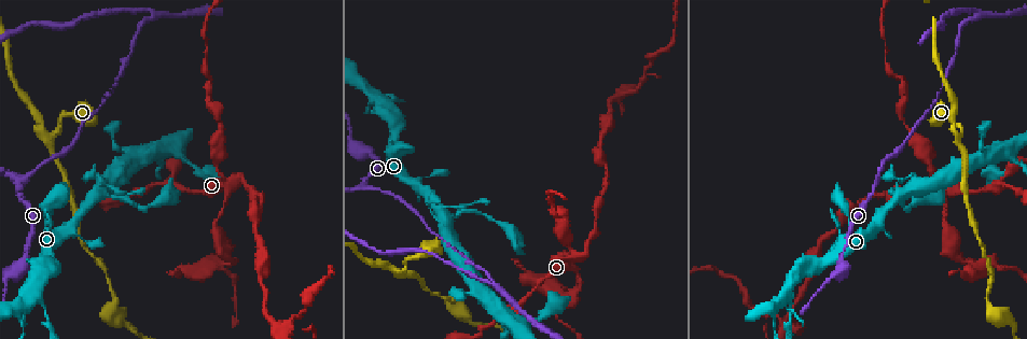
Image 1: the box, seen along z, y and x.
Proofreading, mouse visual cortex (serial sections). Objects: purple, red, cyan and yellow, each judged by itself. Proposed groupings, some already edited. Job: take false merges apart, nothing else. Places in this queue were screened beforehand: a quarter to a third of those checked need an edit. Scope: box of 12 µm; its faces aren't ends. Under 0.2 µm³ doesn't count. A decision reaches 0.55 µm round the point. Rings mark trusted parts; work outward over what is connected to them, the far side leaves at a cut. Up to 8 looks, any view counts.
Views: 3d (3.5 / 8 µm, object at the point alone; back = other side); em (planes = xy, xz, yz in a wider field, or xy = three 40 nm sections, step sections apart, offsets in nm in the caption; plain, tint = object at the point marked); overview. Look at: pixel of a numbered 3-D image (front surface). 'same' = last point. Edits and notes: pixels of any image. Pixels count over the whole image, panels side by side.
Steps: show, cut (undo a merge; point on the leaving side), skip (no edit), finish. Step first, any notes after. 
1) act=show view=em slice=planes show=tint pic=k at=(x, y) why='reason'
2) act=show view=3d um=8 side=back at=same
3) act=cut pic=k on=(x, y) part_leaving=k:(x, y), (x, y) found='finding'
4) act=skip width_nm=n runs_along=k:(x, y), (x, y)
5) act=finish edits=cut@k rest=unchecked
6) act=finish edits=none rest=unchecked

act=show view=3d um=3.5 pic=1 at=(52, 136) why='three-way junction'

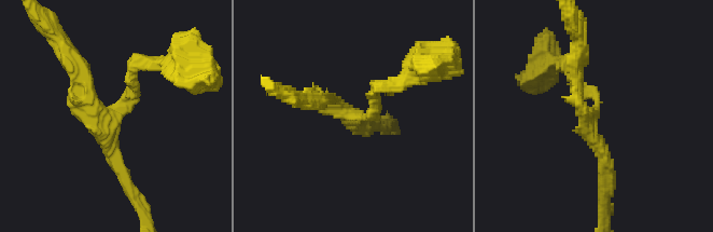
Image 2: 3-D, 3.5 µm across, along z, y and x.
act=show view=em slice=planes show=tint pic=2 at=(348, 110) arms=3 arm_widths_nm=150,200,200

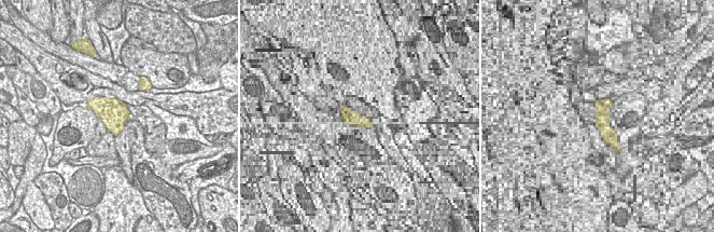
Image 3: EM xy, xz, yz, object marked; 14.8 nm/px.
act=skip runs_along=2:(569, 68), (596, 98), (590, 135), (604, 181) found='all the same cell'

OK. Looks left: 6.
act=show view=3d um=3.5 pic=1 at=(364, 187) why='abrupt turn'

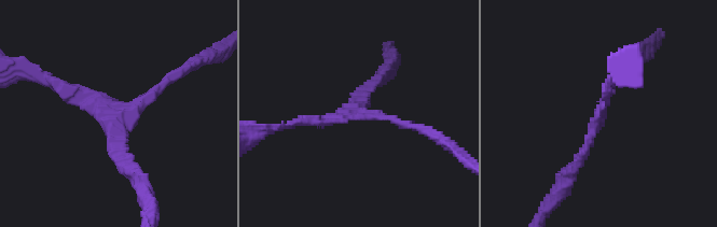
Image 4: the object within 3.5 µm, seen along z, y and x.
act=show view=em slice=xy step=3 show=tint pic=4 at=(355, 108) arms=3 arm_widths_nm=100,150,200

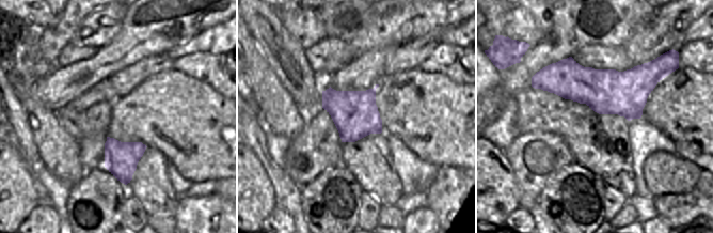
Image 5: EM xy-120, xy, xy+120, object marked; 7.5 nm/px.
act=skip runs_along=4:(567, 181), (614, 79) found='continuous, no second cell'

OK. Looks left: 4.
act=show view=3d um=3.5 pic=1 at=(975, 17) why='three arms meet'

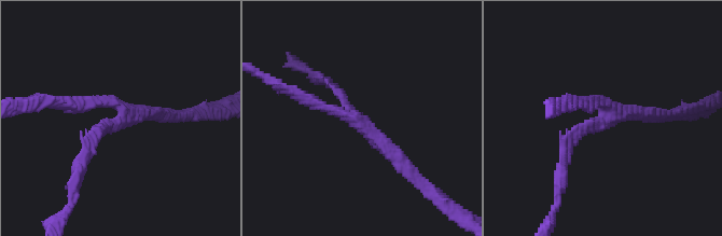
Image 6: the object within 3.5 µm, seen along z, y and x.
act=show view=em slice=xy step=3 show=tint pic=6 at=(597, 121) arms=3 arm_widths_nm=150,200,250 why='shape alone is not enough'

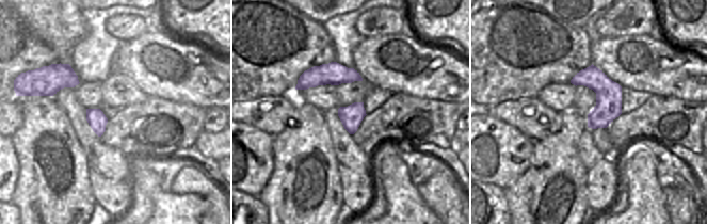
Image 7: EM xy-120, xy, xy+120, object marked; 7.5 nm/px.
act=skip runs_along=6:(81, 163), (121, 110), (68, 103) found='continuous, no second cell'

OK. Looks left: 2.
act=finish edits=none rest=unchecked

